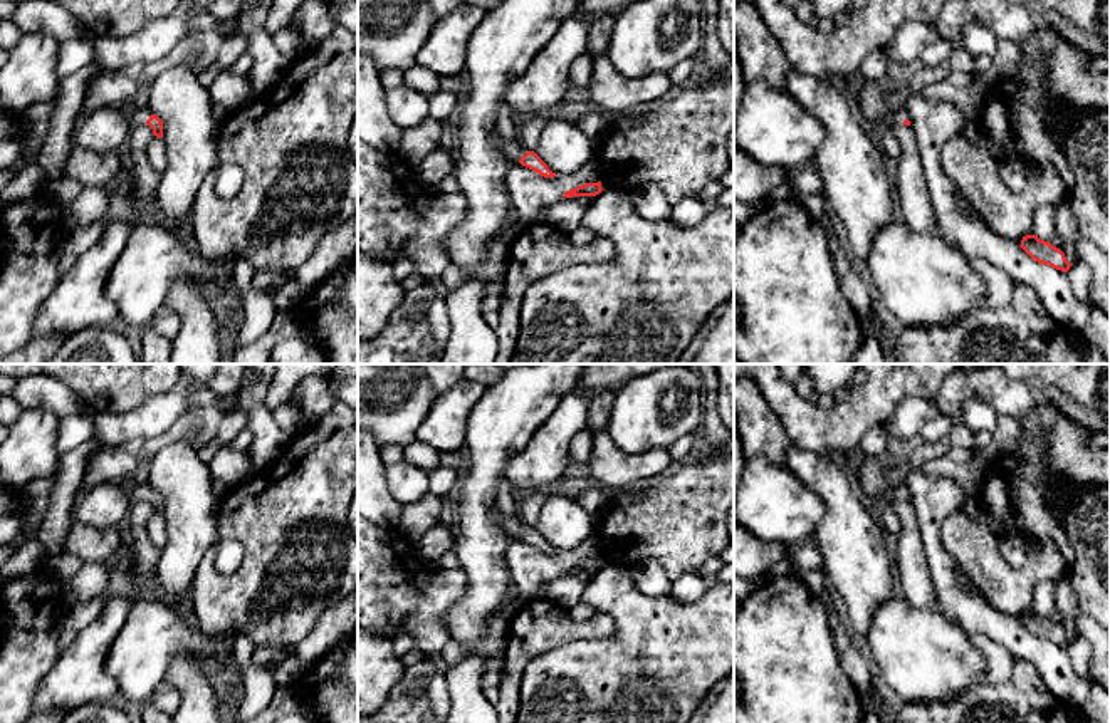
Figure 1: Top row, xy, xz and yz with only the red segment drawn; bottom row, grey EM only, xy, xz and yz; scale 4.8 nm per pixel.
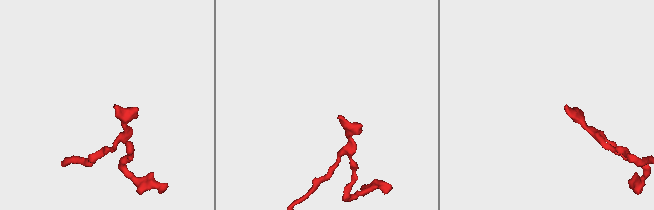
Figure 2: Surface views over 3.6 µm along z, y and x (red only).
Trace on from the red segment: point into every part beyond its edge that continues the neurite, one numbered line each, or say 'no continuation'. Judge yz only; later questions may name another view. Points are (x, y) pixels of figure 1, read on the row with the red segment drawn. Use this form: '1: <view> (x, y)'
1: yz (895, 114)

